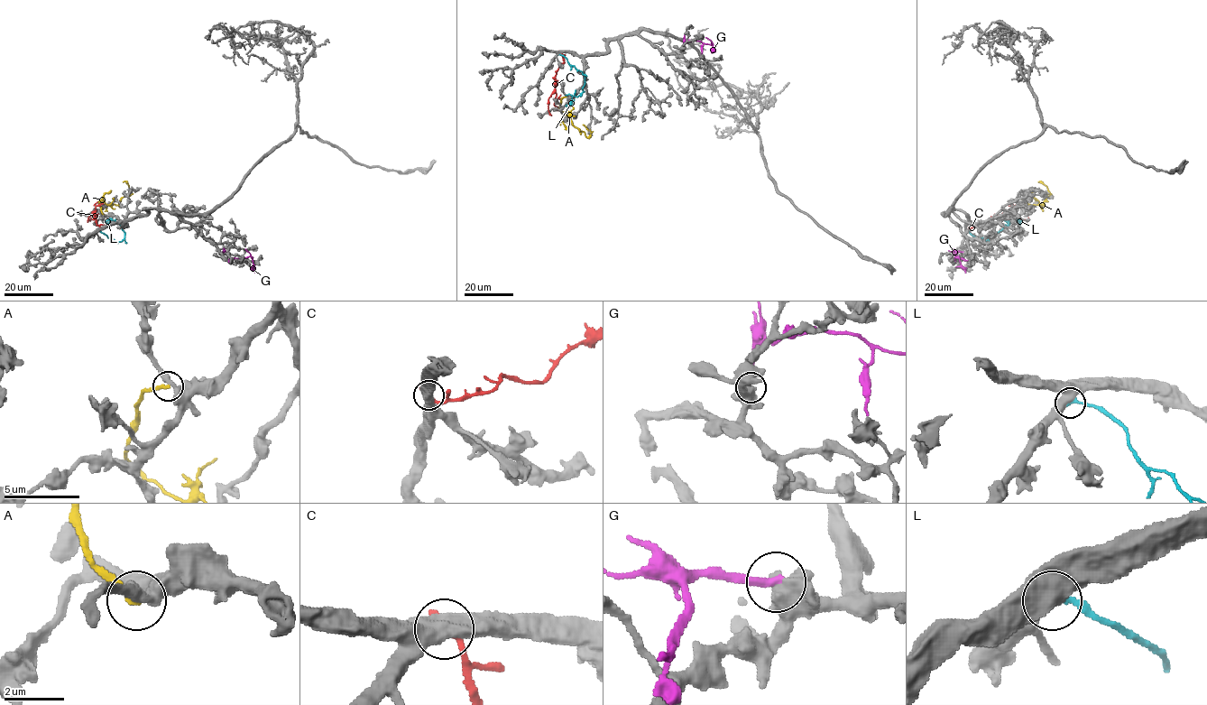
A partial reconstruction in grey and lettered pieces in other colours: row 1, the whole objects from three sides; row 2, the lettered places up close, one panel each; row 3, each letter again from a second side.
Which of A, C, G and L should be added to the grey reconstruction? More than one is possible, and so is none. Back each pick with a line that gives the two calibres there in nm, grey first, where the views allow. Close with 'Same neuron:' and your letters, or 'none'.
Same neuron: none

